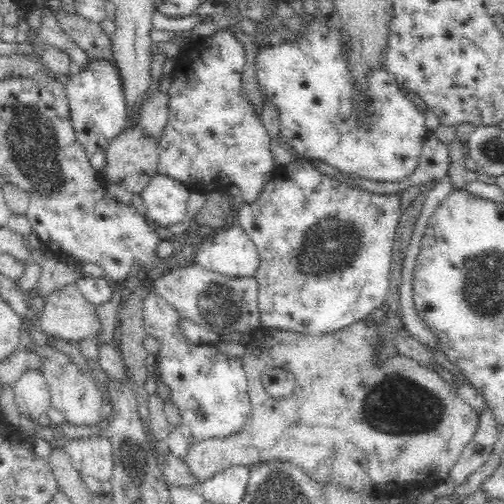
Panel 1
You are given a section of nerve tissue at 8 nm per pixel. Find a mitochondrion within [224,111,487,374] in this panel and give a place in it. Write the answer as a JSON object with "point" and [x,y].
{"point":[334,241]}

